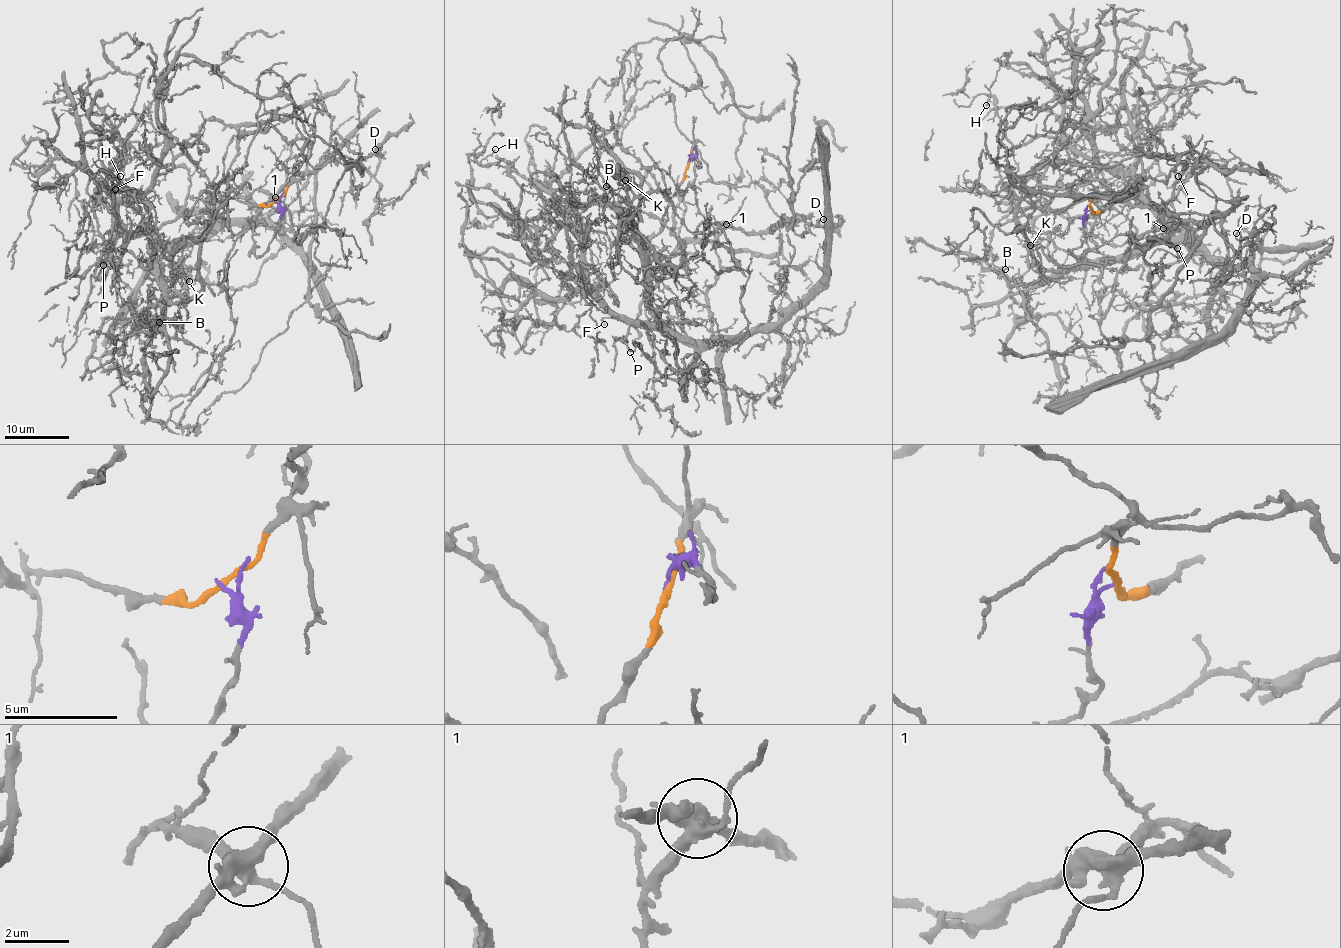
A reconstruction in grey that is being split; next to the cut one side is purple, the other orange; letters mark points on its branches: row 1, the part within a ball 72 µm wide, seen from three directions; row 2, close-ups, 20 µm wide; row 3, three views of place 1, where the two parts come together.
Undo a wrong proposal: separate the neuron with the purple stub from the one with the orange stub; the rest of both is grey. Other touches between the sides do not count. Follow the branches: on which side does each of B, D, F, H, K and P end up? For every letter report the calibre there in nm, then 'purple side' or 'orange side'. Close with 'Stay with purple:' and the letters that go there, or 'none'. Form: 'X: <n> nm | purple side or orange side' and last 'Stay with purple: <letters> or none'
B: 140 nm | orange side
D: 130 nm | purple side
F: 130 nm | orange side
H: 110 nm | orange side
K: 80 nm | orange side
P: 150 nm | orange side
Stay with purple: D

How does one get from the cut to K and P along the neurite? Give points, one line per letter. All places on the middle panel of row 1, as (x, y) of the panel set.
K: (688, 162), (661, 230), (610, 243), (585, 229), (590, 288), (650, 323), (625, 179)
P: (688, 162), (661, 230), (610, 243), (586, 228), (590, 288), (627, 322), (623, 341), (631, 352)

